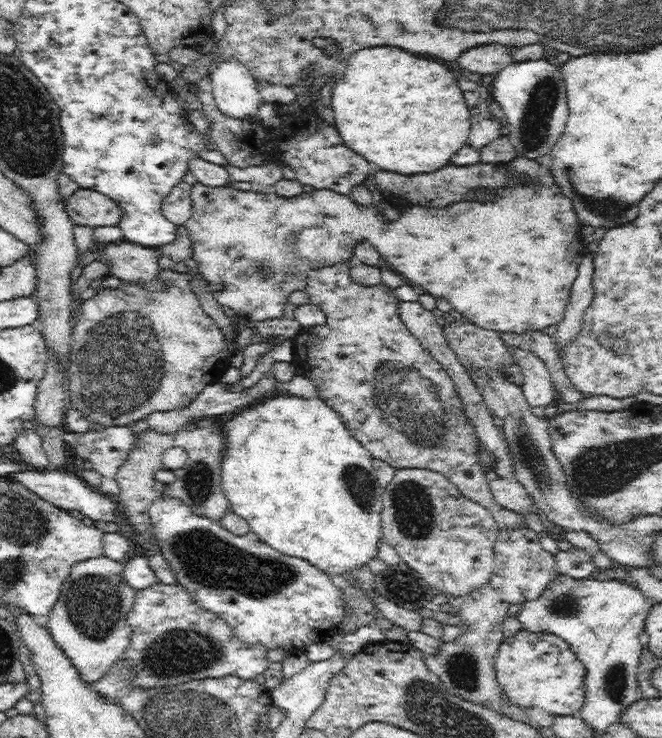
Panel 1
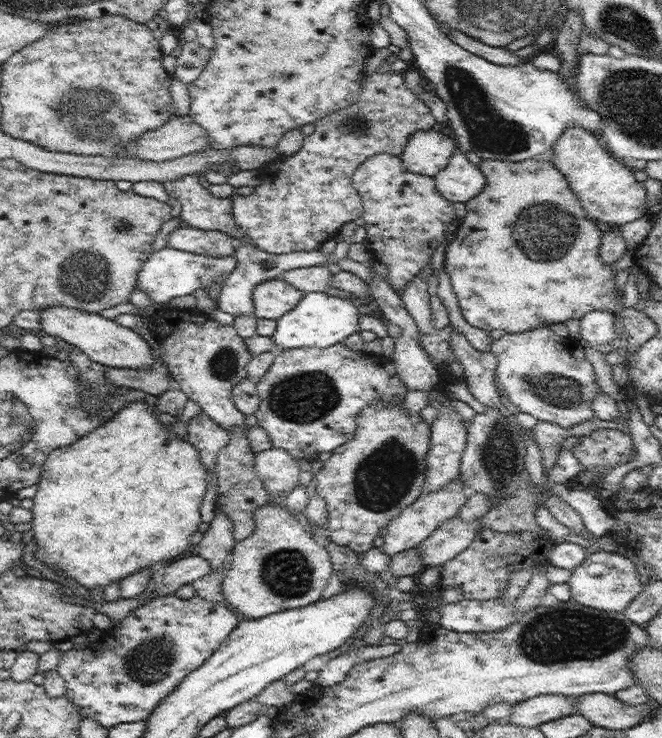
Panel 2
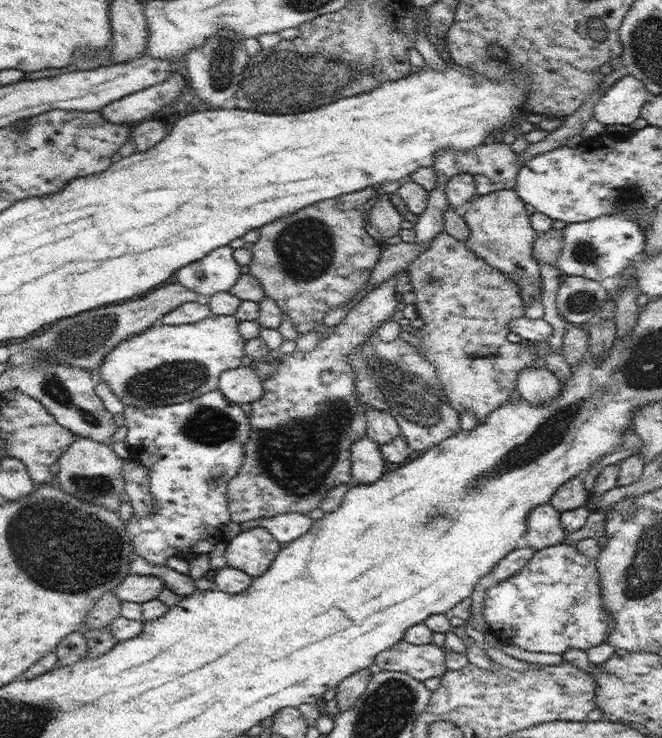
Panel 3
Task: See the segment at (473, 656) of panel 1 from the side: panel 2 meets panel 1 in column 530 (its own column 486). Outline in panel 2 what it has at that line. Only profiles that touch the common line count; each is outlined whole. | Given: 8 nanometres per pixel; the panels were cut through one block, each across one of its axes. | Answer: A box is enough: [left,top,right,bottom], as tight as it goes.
[440,529,556,600]

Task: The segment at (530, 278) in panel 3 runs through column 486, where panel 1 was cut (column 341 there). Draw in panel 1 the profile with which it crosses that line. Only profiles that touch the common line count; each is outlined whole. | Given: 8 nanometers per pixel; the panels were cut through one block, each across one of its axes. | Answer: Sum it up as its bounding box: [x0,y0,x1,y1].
[185,157,587,332]

